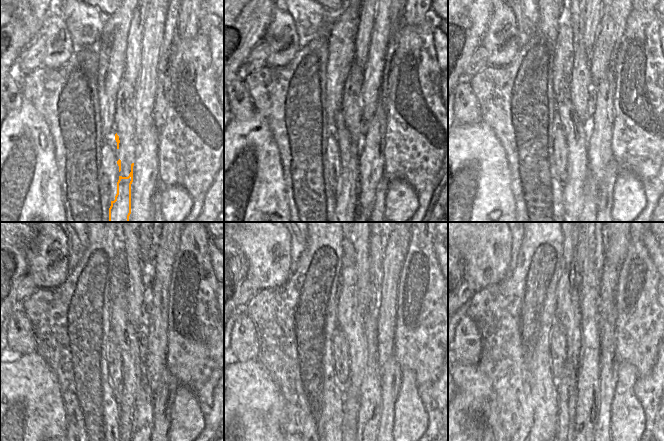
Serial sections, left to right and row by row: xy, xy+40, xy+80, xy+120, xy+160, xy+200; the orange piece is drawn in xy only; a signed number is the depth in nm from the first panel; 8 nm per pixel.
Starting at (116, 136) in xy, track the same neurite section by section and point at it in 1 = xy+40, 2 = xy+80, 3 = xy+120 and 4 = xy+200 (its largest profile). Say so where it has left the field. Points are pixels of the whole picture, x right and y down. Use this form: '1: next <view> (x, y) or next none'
1: next xy+40 (347, 192)
2: next xy+80 (576, 131)
3: next xy+120 (127, 336)
4: next xy+200 (568, 310)

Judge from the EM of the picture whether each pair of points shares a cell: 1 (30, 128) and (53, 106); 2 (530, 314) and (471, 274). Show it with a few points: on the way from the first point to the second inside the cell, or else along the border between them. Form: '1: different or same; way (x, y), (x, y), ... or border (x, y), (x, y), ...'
1: different; border (27, 99), (46, 122), (50, 135), (53, 138)
2: different; border (508, 273), (501, 280), (475, 291)

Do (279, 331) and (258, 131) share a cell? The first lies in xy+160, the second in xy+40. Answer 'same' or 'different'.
different

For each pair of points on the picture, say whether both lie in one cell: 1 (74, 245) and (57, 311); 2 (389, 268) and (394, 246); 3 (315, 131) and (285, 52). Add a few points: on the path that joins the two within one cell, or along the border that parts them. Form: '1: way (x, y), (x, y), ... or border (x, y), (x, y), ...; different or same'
1: border (85, 249), (79, 261), (70, 270); different
2: way (391, 263), (394, 251); same
3: border (299, 47), (285, 64), (267, 65); different

